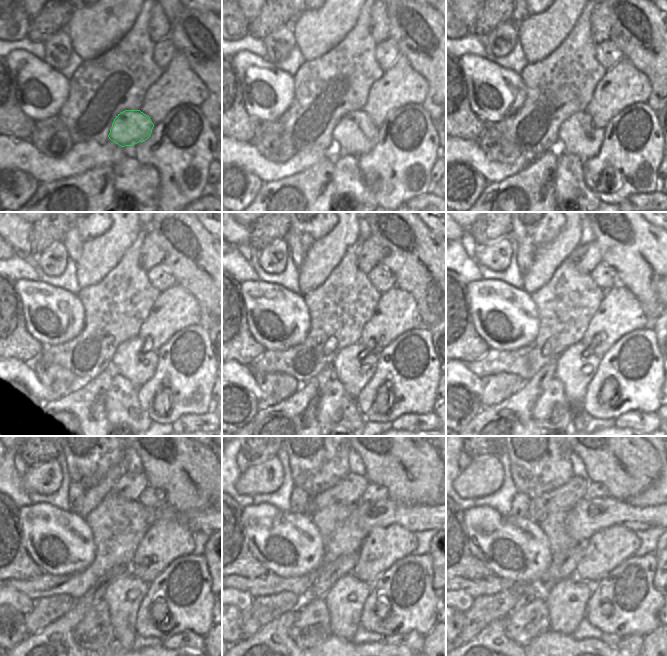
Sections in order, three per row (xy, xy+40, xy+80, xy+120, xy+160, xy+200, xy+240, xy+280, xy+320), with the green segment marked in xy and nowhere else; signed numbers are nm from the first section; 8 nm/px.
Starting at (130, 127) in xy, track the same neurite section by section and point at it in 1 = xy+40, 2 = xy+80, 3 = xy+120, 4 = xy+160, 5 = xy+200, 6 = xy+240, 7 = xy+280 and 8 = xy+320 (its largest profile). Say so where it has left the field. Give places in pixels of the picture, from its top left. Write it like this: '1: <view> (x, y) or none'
1: xy+40 (355, 133)
2: xy+80 (580, 137)
3: xy+120 (129, 361)
4: xy+160 (354, 373)
5: xy+200 (575, 370)
6: xy+240 (124, 595)
7: xy+280 (344, 601)
8: xy+320 (566, 601)

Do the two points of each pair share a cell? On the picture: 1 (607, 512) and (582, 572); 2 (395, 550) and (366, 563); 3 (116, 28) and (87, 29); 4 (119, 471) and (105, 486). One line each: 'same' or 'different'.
1: different
2: same
3: same
4: same

